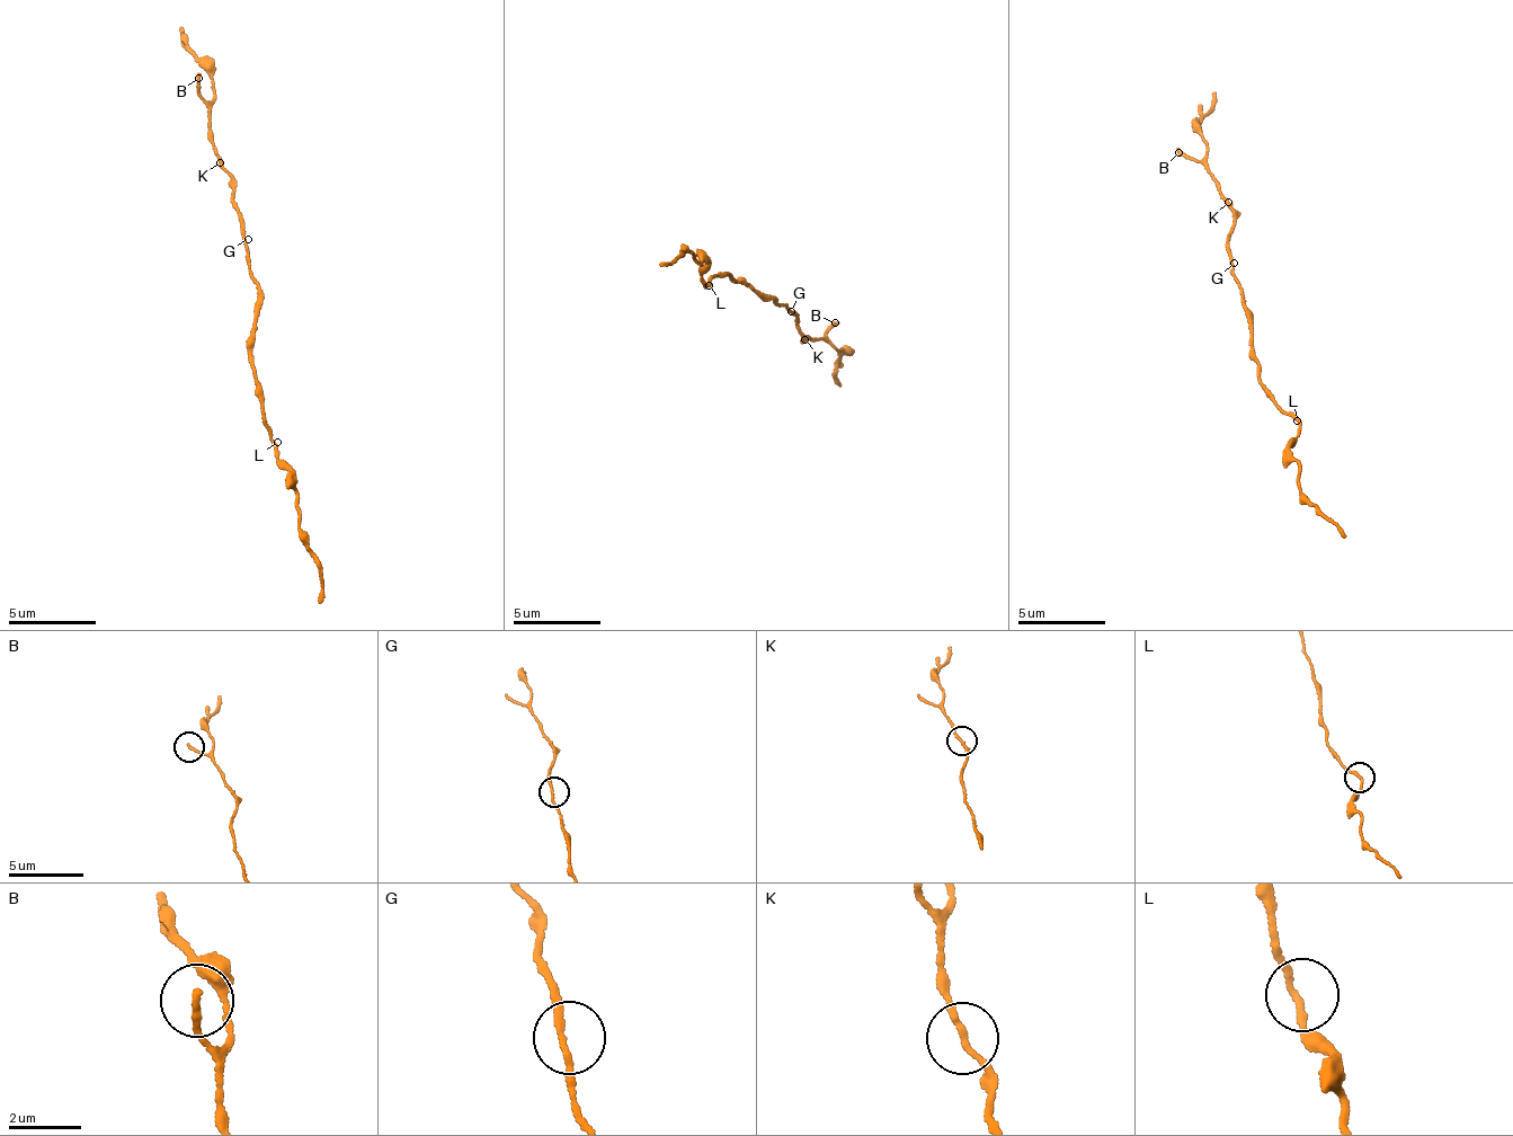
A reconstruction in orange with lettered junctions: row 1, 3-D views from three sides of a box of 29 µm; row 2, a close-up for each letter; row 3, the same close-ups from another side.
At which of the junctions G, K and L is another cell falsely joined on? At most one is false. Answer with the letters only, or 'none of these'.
none of these

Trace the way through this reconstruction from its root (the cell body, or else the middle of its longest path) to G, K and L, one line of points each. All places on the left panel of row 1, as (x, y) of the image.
G: (255, 300), (257, 278), (251, 273), (248, 239)
K: (255, 300), (257, 278), (251, 273), (246, 221), (232, 200), (232, 172), (220, 162)
L: (255, 300), (255, 378), (270, 437), (277, 442)

